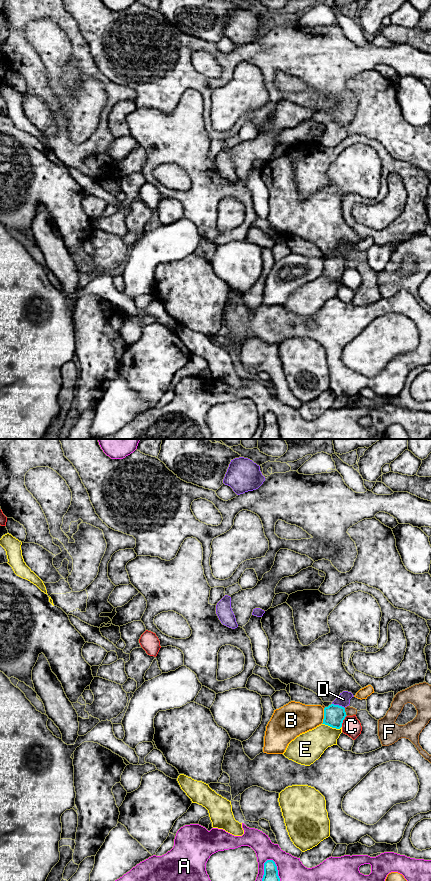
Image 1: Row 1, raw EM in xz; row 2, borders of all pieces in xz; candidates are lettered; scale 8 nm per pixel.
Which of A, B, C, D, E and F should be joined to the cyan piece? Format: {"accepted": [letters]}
{"accepted": ["D"]}

